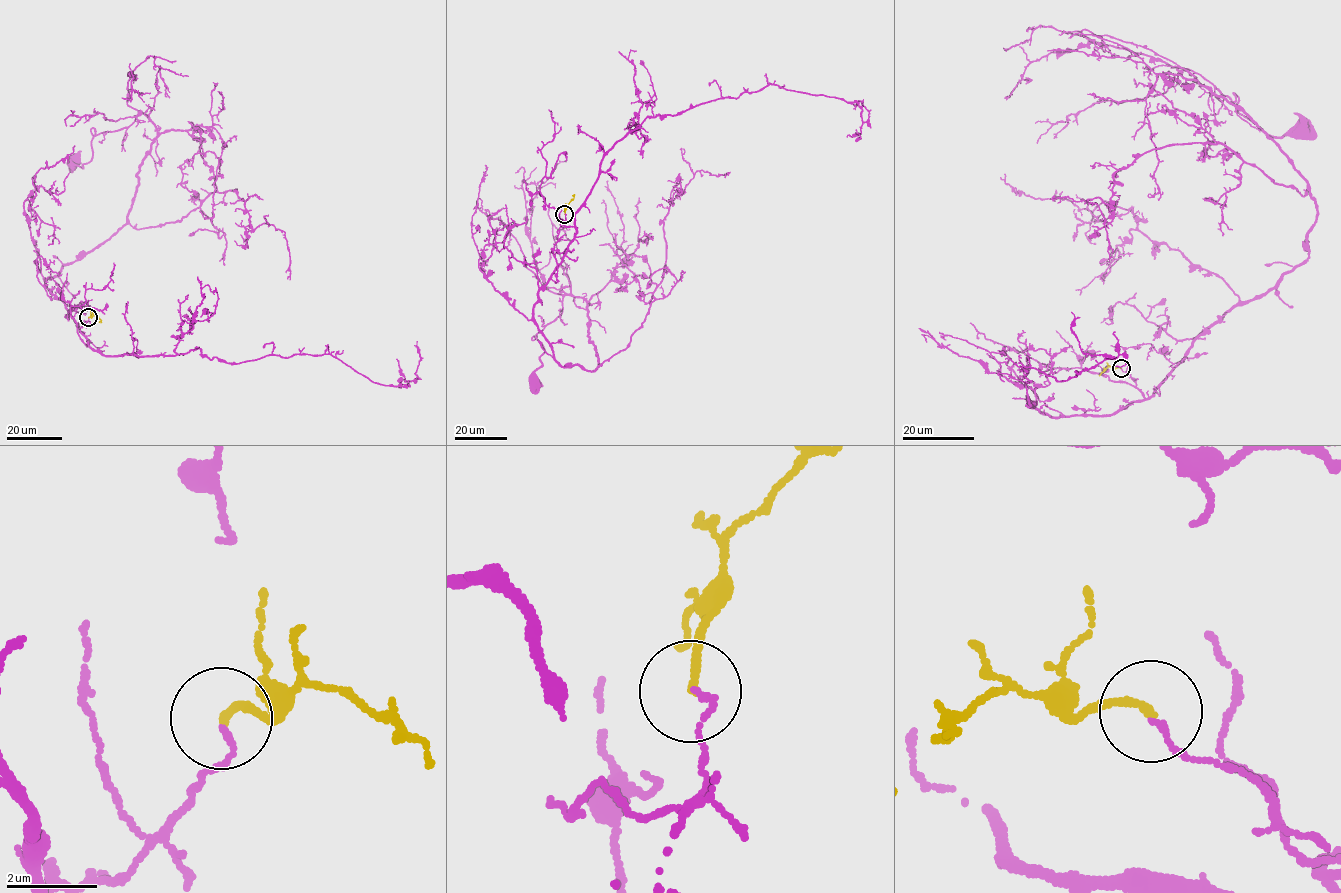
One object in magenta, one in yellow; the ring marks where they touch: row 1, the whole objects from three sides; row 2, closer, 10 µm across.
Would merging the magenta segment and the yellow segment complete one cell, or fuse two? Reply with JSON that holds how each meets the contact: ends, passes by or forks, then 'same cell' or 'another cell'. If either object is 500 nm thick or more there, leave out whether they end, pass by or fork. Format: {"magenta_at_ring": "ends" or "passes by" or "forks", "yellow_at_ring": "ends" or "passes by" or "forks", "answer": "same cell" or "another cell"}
{"magenta_at_ring": "ends", "yellow_at_ring": "ends", "answer": "another cell"}

